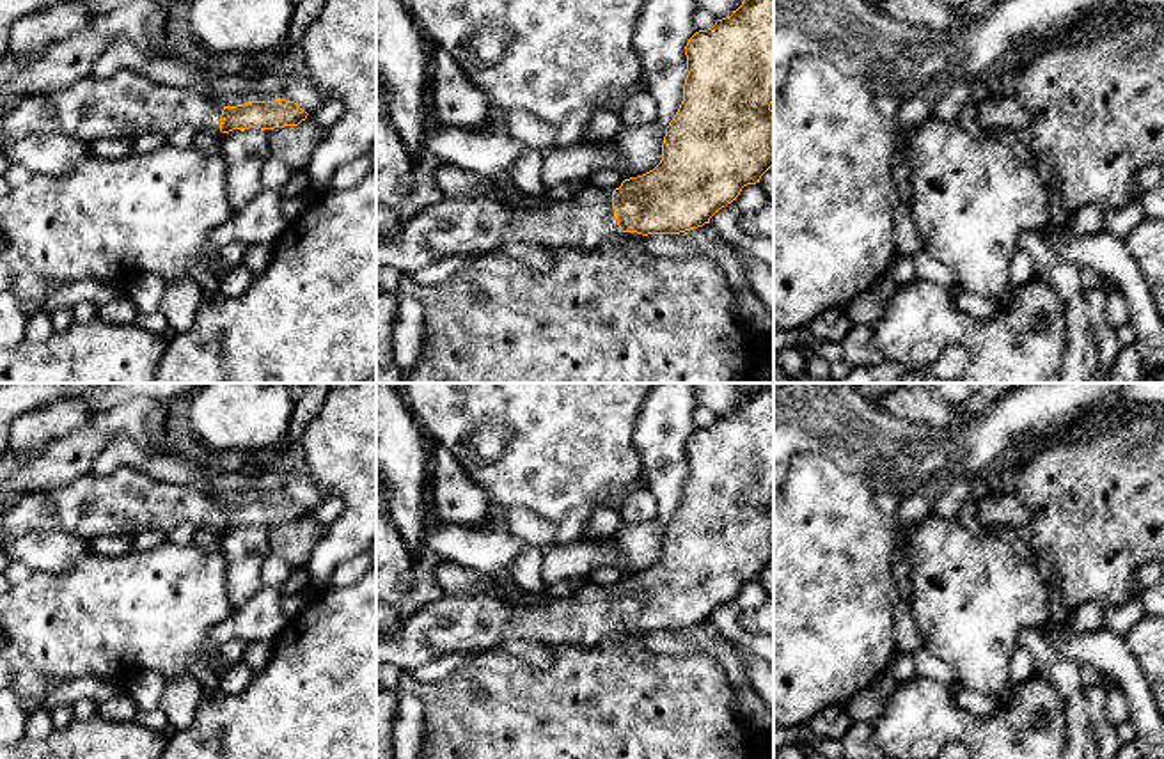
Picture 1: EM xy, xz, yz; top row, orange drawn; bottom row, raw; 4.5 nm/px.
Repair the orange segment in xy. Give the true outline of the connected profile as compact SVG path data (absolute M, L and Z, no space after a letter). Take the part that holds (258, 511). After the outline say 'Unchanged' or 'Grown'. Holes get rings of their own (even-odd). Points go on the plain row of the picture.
M122 466L106 477L87 473L55 489L23 493L12 509L0 514L0 539L30 530L62 530L90 541L142 530L169 534L183 523L199 530L273 527L298 523L307 513L286 497L222 504L197 484L169 484Z. Grown

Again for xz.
M774 385L743 395L731 413L717 417L708 427L696 429L687 443L687 477L683 498L665 525L660 560L637 575L625 576L614 589L598 587L589 580L568 598L555 598L543 605L515 605L490 594L463 598L444 596L413 615L401 619L390 637L376 637L376 661L397 665L412 672L424 663L451 653L470 656L497 649L507 640L527 640L545 647L591 646L623 630L680 631L710 621L710 615L740 592L747 582L759 580L774 562Z. Grown

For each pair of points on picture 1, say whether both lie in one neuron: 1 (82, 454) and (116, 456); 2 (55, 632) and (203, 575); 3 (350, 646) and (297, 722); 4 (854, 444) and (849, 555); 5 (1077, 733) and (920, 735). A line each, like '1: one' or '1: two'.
1: two
2: one
3: one
4: two
5: two

